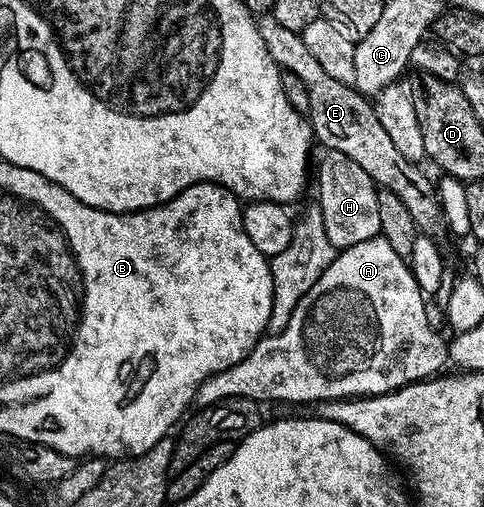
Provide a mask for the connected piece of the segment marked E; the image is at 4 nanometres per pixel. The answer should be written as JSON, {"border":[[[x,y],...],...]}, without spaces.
{"border":[[[274,16],[260,17],[258,24],[261,40],[265,40],[265,48],[269,48],[269,56],[273,56],[273,60],[288,75],[291,73],[307,93],[306,113],[309,115],[314,141],[318,145],[320,142],[320,147],[328,150],[345,152],[349,160],[361,164],[361,168],[369,172],[379,190],[393,192],[393,196],[397,196],[397,200],[409,208],[409,216],[413,216],[416,227],[424,235],[434,235],[439,222],[441,226],[441,207],[433,182],[419,171],[420,167],[416,163],[405,160],[405,156],[397,152],[393,140],[389,140],[385,128],[381,128],[381,120],[377,120],[374,105],[354,86],[333,80],[321,68],[321,64],[317,64],[317,60],[309,53],[309,48],[305,48],[305,40],[300,31],[277,24]]]}

